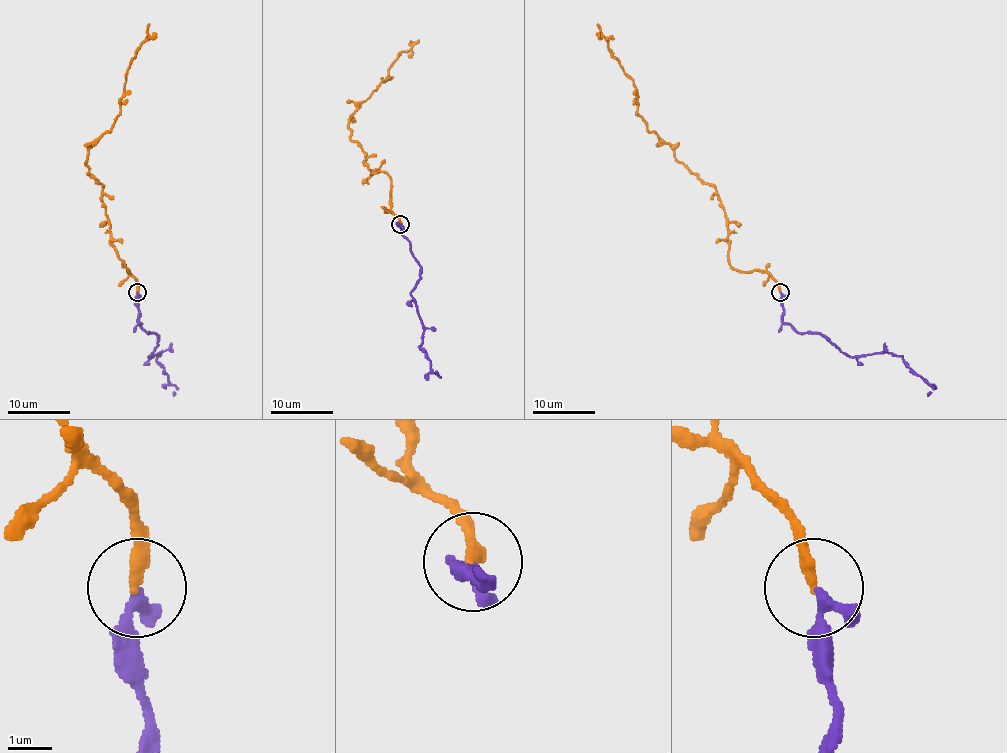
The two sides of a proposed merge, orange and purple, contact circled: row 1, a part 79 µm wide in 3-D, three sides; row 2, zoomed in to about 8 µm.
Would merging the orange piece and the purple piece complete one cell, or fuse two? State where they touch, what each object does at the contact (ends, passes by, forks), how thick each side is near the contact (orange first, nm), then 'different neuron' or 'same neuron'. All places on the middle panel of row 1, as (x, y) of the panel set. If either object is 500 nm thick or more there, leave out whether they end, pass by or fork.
place (400, 224); orange ends; purple passes by; calibres 280 and 190 nm; same neuron

